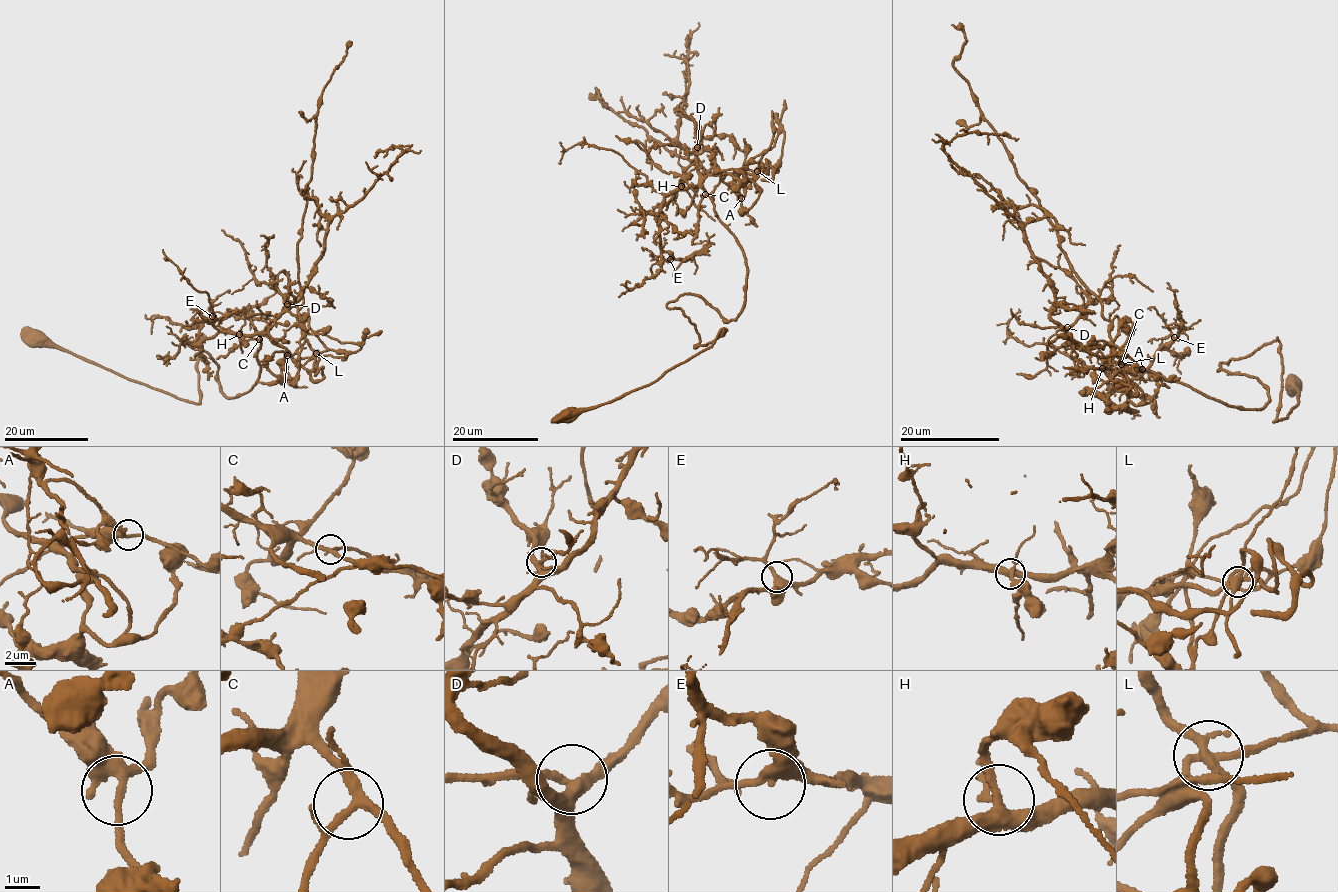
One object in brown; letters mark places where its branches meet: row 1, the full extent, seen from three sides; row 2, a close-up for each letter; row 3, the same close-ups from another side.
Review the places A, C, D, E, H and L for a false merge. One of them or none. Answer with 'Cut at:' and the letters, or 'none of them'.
Cut at: L

